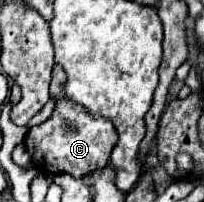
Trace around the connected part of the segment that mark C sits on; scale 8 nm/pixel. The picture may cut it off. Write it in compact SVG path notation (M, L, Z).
M54 66L50 96L56 98L56 110L46 122L28 130L24 146L26 146L28 154L32 156L34 168L40 174L66 172L74 178L82 178L82 176L88 176L90 172L106 166L106 162L112 154L112 148L118 142L118 134L116 134L114 124L110 124L110 120L100 118L100 116L92 116L80 104L67 100L62 90L65 82L64 68Z

